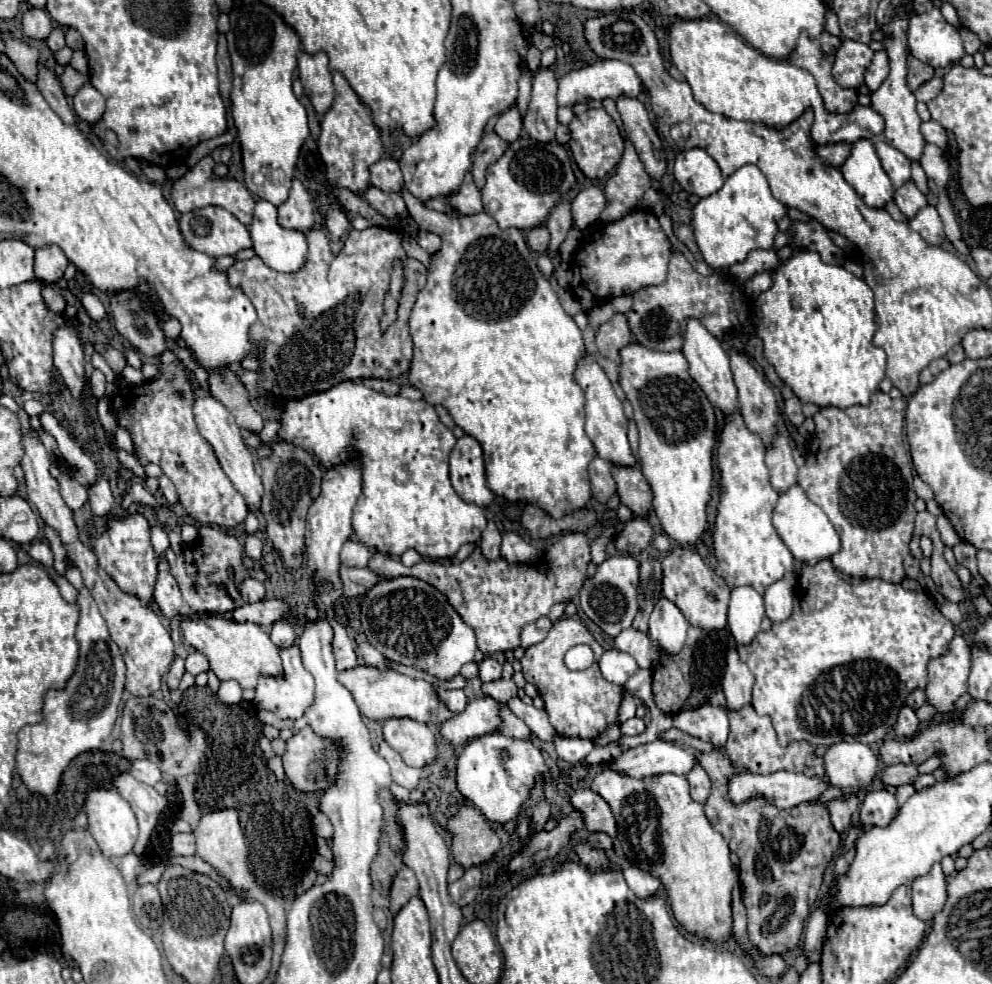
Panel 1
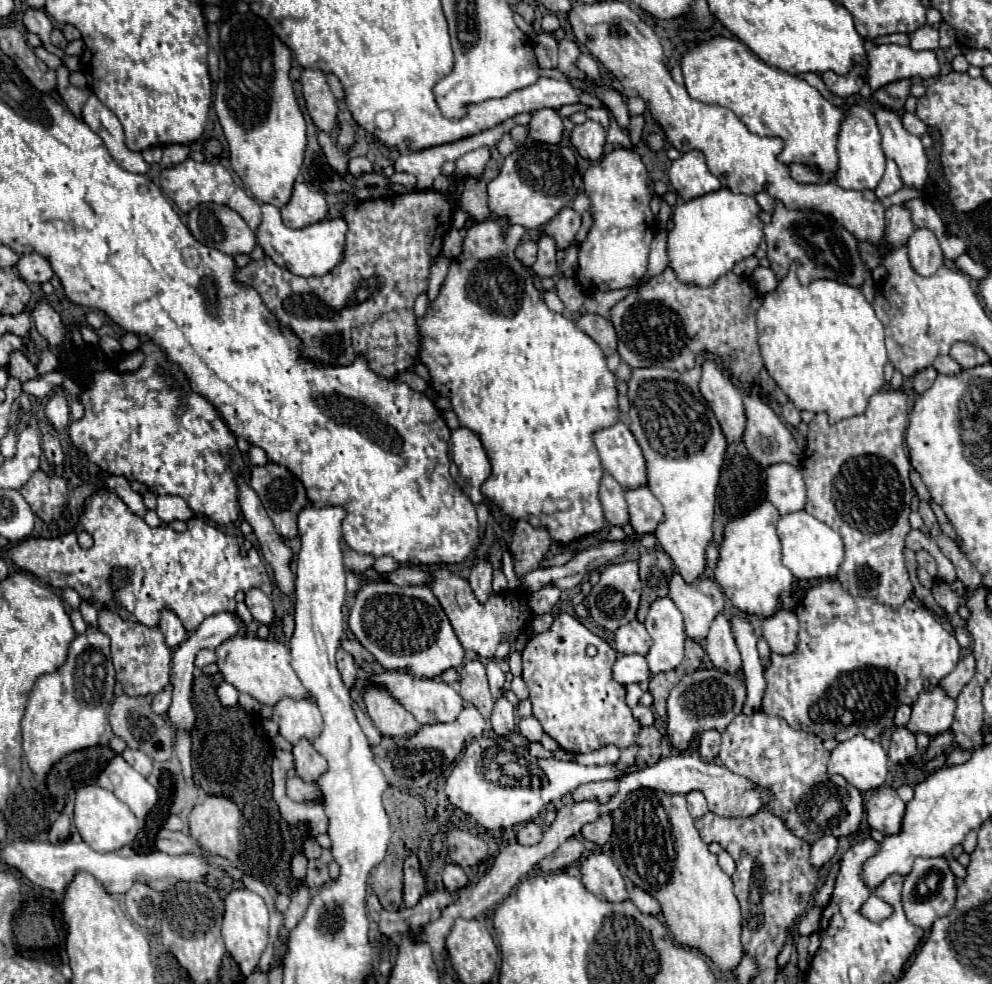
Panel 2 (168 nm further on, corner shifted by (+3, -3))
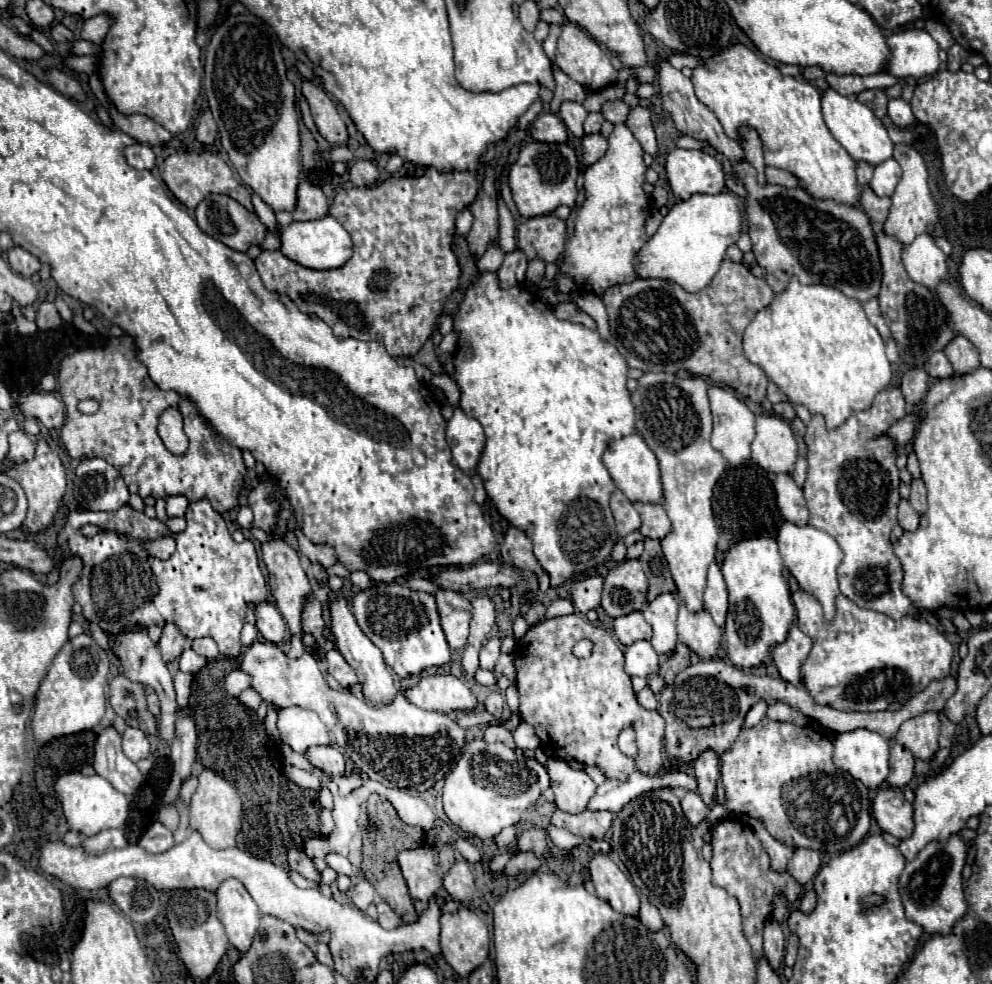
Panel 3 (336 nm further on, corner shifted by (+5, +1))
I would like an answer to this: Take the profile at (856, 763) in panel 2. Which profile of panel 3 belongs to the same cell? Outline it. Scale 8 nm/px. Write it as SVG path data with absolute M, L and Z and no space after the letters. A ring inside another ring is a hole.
M852 730L834 740L834 764L850 772L866 788L878 788L886 782L890 744L876 732Z

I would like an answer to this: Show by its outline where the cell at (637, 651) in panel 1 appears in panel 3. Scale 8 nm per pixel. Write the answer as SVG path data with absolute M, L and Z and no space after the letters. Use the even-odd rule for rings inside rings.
M632 612L628 616L620 616L614 620L614 632L618 640L624 646L634 644L636 640L650 640L652 638L652 628L644 620L642 612Z

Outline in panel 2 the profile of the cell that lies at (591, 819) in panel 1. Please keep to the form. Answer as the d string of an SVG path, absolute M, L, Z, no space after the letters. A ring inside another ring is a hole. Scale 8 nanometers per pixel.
M598 816L598 820L586 824L582 828L582 836L594 844L606 844L612 836L612 818L610 816Z

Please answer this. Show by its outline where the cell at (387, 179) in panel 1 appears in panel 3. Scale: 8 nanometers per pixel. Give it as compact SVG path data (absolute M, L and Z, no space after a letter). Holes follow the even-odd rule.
M334 146L330 150L330 160L332 162L344 162L344 164L348 164L348 162L354 160L354 154L348 150L348 146Z

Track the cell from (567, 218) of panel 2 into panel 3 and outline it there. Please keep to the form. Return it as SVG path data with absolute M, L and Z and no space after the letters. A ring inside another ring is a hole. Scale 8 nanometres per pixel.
M546 214L524 220L518 226L518 248L528 256L528 260L540 258L546 264L556 262L564 252L566 240L566 222ZM530 248L534 252L530 252Z

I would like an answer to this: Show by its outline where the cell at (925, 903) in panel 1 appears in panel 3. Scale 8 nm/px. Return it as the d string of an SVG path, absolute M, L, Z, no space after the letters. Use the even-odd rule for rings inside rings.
M960 834L950 836L944 842L926 844L916 860L906 862L906 868L900 876L900 896L906 908L906 918L920 924L928 934L946 936L952 932L952 926L964 918L968 904L962 888L962 868L966 864L966 842Z

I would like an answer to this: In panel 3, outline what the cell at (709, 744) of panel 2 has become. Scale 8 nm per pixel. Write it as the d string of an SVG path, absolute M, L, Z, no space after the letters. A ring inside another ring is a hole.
M706 750L696 762L694 762L694 776L698 782L696 792L704 800L706 808L716 804L716 782L720 778L718 768L718 754L714 750Z

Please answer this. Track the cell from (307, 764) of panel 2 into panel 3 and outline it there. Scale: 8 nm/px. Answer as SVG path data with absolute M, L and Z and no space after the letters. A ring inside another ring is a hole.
M314 746L314 748L308 750L306 756L320 770L324 770L332 776L344 776L346 758L338 750L334 750L332 746Z

